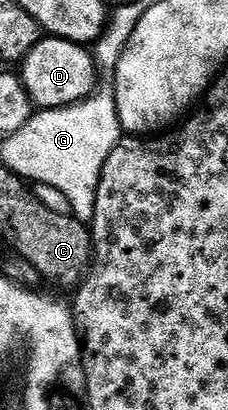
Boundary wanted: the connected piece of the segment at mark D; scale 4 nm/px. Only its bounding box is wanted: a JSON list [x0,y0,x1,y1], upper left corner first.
[21,35,99,110]

